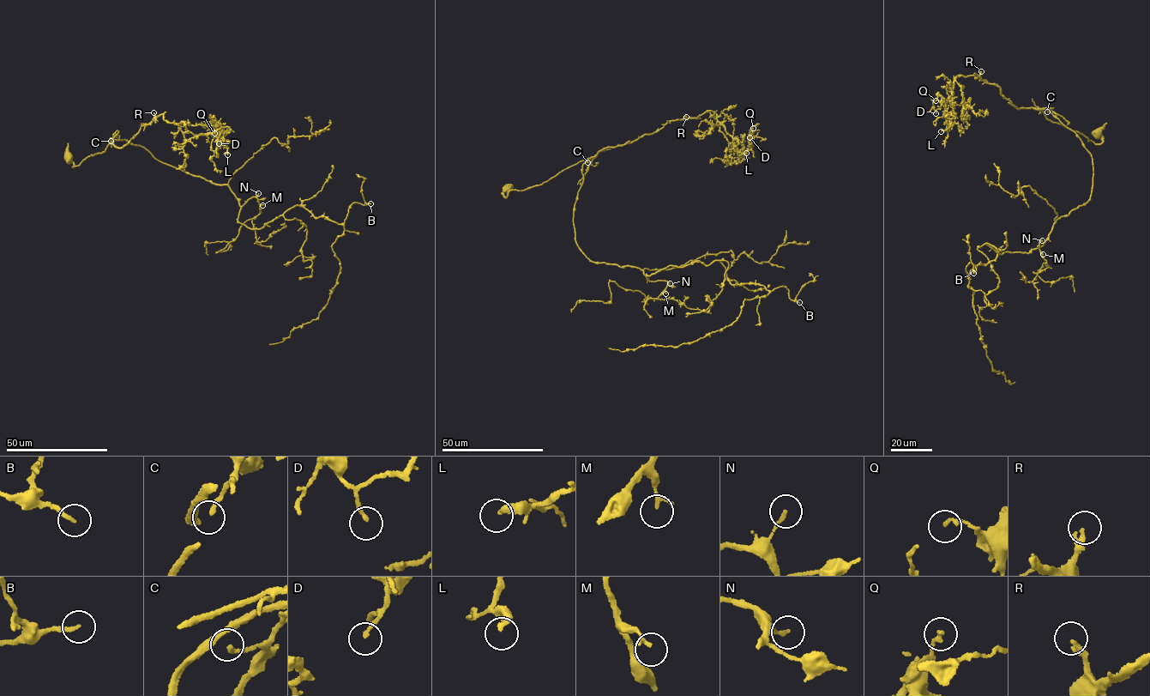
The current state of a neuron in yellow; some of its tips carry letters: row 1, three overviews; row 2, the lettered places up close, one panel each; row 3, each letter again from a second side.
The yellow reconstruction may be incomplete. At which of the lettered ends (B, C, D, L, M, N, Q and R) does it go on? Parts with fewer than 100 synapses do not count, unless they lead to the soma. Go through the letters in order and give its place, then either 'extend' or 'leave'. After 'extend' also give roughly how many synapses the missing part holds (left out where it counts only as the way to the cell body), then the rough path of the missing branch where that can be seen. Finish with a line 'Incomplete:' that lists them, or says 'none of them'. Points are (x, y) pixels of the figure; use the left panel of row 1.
B: at (370, 203); leave
C: at (111, 141); leave
D: at (219, 143); leave
L: at (227, 154); leave
M: at (262, 205); leave
N: at (258, 193); leave
Q: at (214, 133); leave
R: at (153, 112); leave
Incomplete: none of them

